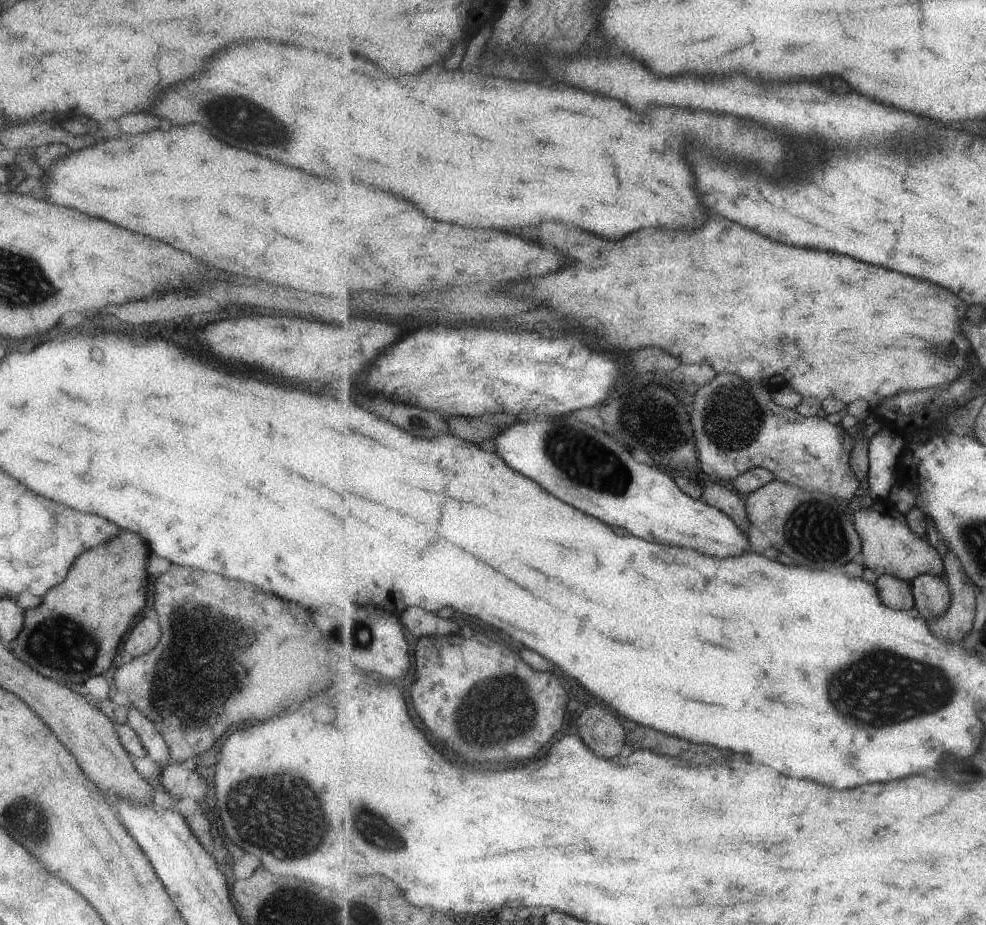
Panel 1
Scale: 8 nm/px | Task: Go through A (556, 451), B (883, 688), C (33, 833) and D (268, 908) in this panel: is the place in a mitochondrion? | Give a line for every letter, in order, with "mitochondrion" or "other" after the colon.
A: mitochondrion
B: mitochondrion
C: mitochondrion
D: mitochondrion

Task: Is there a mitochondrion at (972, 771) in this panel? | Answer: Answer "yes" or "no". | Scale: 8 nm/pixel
no

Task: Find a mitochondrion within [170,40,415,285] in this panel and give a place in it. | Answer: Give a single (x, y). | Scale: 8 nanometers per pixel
(236, 118)

